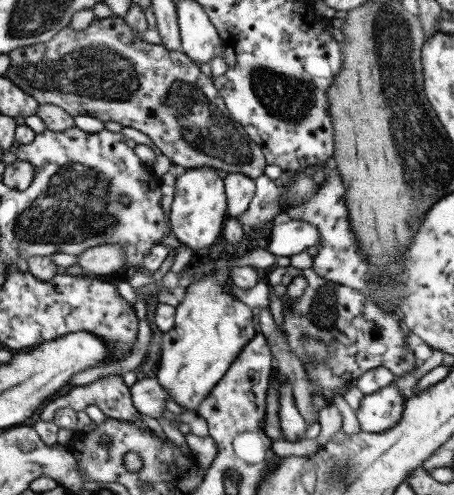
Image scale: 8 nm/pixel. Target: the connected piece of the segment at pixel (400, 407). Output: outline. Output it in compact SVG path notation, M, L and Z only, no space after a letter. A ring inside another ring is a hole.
M396 383L364 395L357 409L356 417L364 432L386 432L403 418L406 397L396 387Z

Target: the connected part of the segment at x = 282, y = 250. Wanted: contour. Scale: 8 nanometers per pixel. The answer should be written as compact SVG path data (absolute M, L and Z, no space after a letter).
M283 219L272 225L267 250L277 258L290 257L316 245L318 239L320 234L316 226L303 221Z

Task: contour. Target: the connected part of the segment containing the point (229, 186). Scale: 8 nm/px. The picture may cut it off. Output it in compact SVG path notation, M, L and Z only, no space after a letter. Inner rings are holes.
M229 173L223 180L227 196L228 217L238 217L248 210L255 196L254 179L246 174Z

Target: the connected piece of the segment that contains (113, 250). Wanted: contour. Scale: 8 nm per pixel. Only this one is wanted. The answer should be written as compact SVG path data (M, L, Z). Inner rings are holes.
M103 244L86 248L78 255L77 263L86 271L86 276L108 277L124 266L124 247L116 244Z

